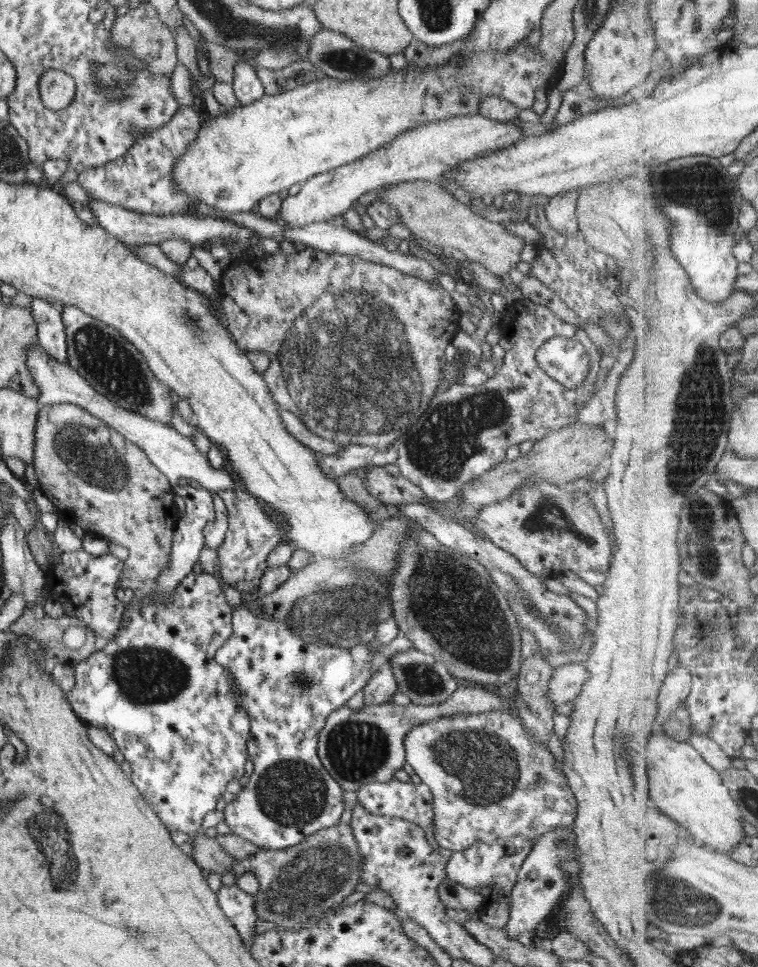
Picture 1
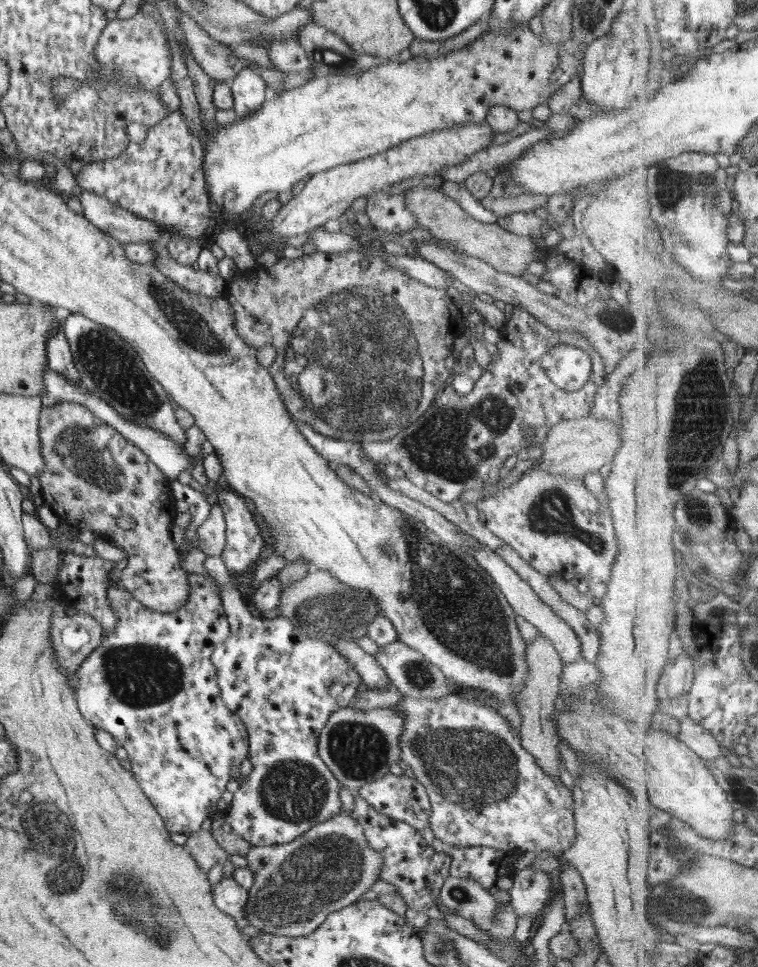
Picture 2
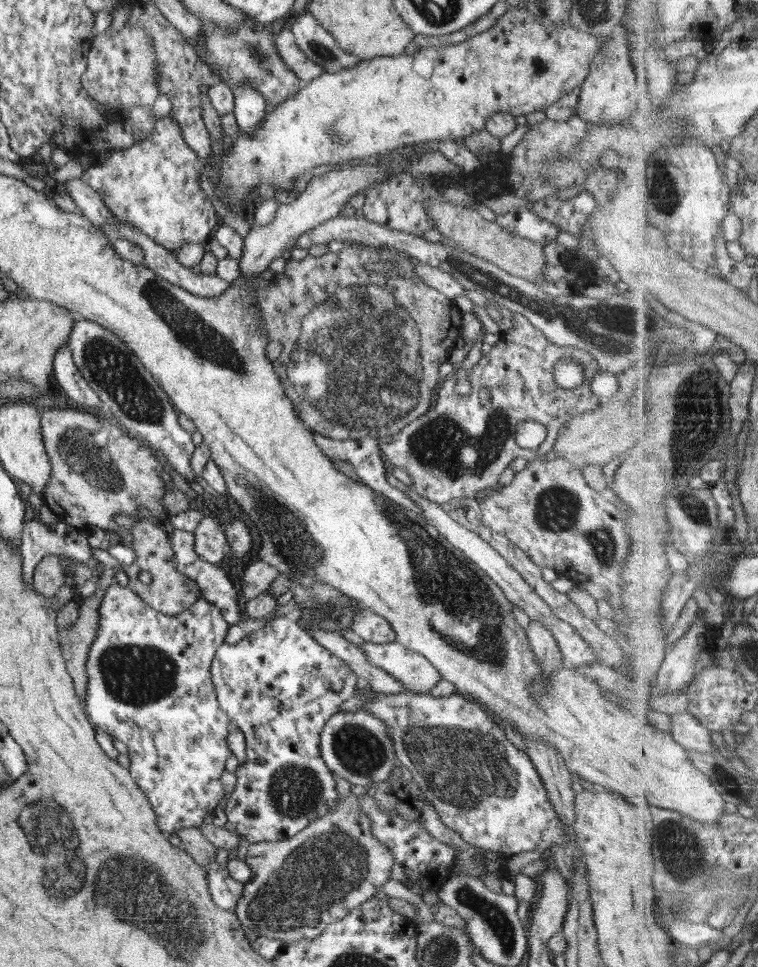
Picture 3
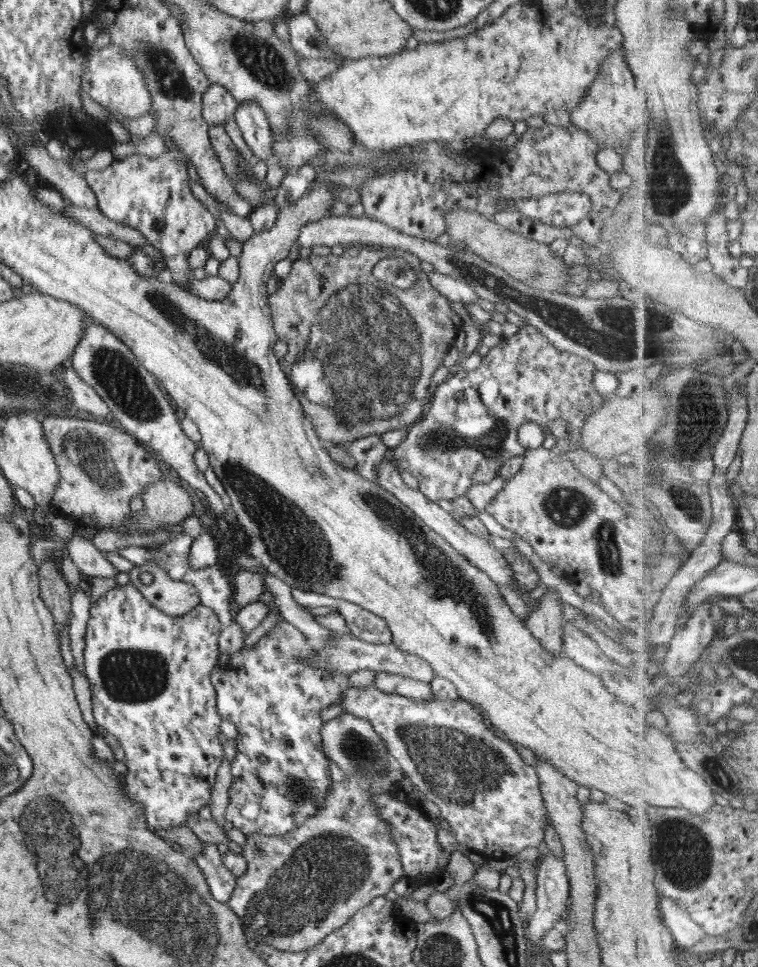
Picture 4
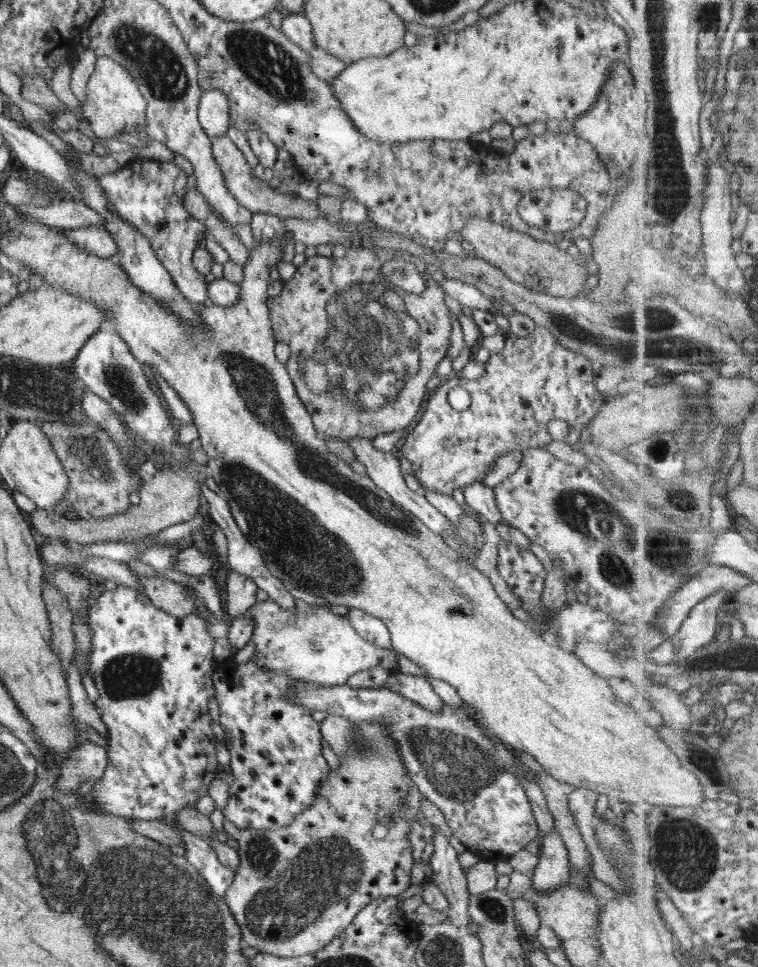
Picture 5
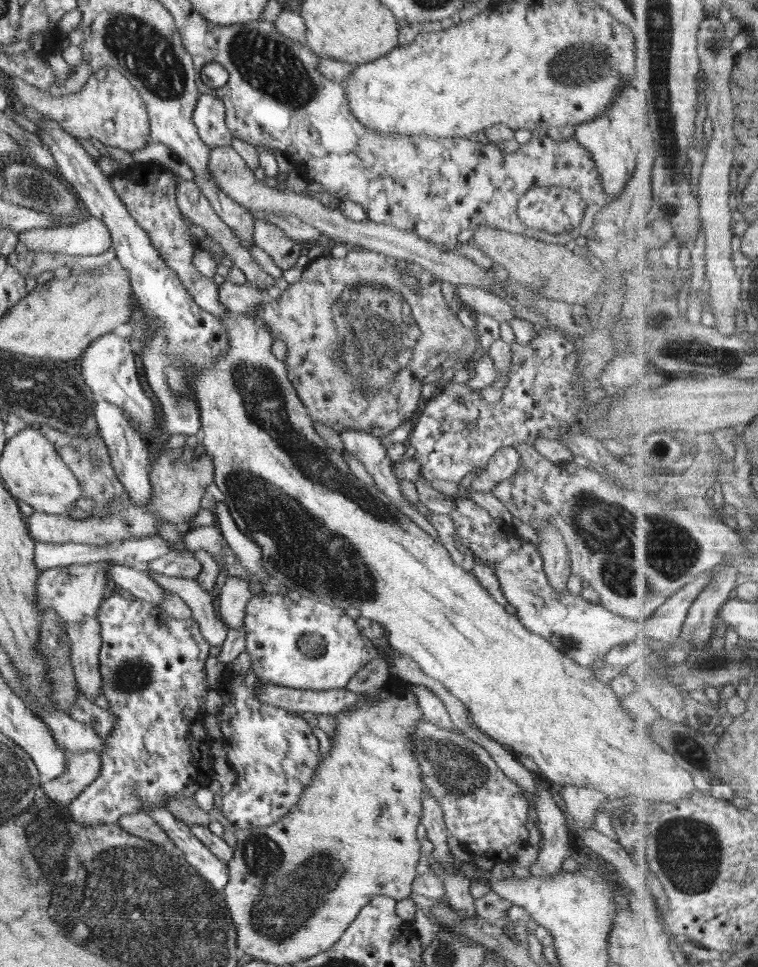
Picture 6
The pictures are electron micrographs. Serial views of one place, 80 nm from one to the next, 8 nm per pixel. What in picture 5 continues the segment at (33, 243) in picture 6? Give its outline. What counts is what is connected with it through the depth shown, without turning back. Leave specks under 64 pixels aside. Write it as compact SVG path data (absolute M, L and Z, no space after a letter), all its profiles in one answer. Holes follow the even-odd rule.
M81 227L79 229L63 230L63 238L67 242L77 245L80 249L85 249L101 258L109 258L118 251L115 240L109 233L101 227Z

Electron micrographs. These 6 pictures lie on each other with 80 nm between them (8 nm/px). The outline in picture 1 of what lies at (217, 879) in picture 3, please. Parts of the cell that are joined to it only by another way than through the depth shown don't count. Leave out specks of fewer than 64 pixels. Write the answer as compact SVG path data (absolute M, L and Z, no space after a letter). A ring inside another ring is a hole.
M236 885L222 886L216 893L217 902L223 914L231 921L242 943L249 950L255 934L256 914L252 895L243 892Z

